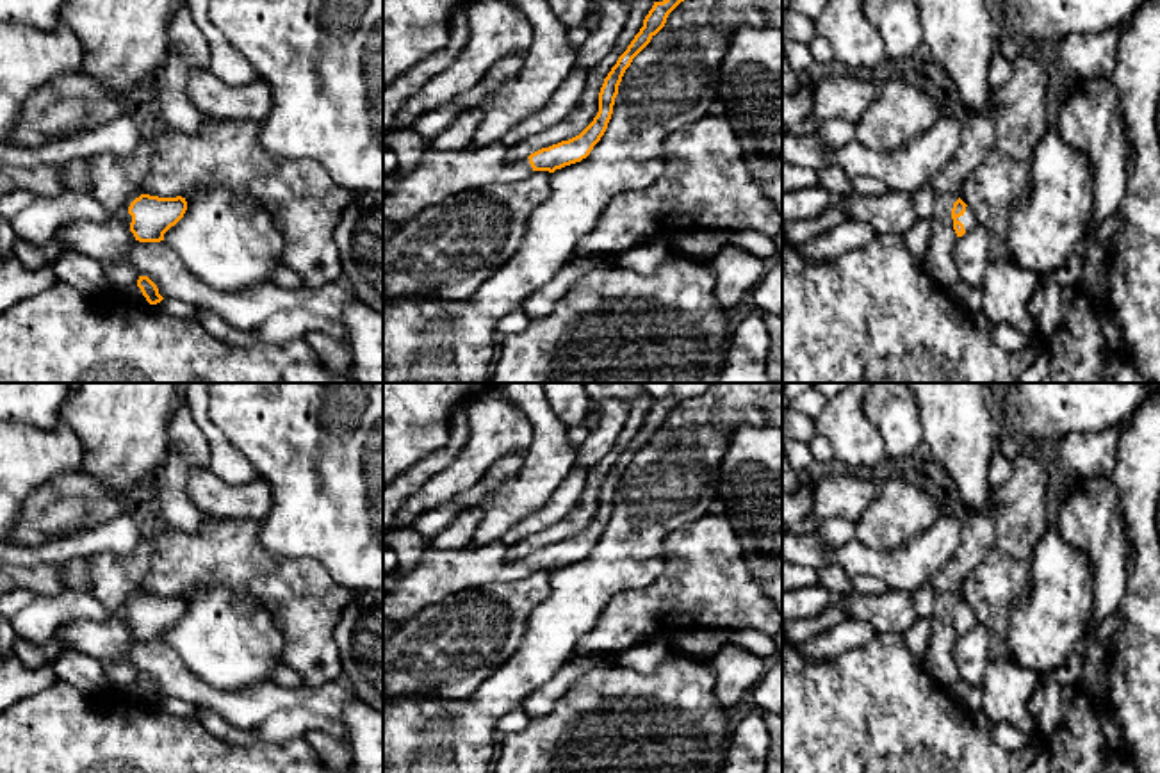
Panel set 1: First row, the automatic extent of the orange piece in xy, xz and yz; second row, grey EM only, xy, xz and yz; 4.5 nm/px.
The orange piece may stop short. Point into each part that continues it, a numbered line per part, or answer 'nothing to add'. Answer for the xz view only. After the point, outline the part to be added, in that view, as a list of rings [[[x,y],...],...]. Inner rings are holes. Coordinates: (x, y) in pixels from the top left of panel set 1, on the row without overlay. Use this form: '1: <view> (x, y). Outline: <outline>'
1: xz (441, 572). Outline: [[[501,541],[479,549],[428,547],[417,566],[383,597],[383,620],[399,627],[419,611],[462,590],[515,581],[533,572],[529,557],[508,561],[504,550]]]

